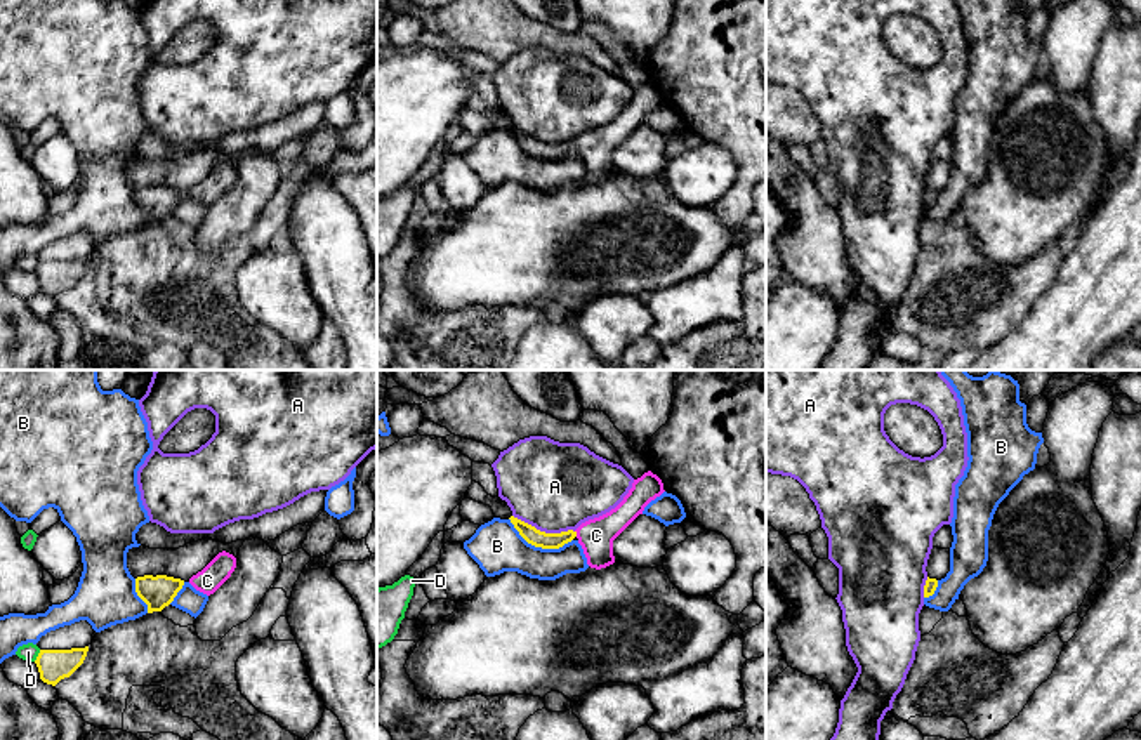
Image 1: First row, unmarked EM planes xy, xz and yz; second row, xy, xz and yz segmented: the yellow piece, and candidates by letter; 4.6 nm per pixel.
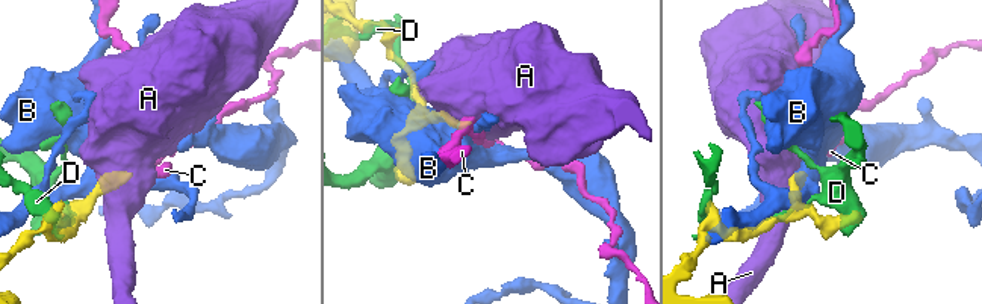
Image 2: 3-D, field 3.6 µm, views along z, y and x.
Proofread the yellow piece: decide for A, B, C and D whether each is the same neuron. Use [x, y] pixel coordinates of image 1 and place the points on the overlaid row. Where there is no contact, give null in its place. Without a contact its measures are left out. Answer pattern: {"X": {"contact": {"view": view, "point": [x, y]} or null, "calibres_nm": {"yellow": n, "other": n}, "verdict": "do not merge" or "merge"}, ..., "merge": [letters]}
{"A": {"contact": {"view": "xz", "point": [544, 532]}, "calibres_nm": {"yellow": 80, "other": 420}, "verdict": "do not merge"}, "B": {"contact": {"view": "xz", "point": [539, 546]}, "calibres_nm": {"yellow": 80, "other": 240}, "verdict": "do not merge"}, "C": {"contact": {"view": "xz", "point": [575, 534]}, "calibres_nm": {"yellow": 80, "other": 160}, "verdict": "merge"}, "D": {"contact": {"view": "xy", "point": [39, 655]}, "calibres_nm": {"yellow": 140, "other": 80}, "verdict": "do not merge"}, "merge": ["C"]}

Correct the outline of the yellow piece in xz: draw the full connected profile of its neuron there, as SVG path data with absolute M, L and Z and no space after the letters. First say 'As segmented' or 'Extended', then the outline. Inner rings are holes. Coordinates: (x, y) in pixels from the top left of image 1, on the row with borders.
Extended. M648 471L634 479L632 488L615 509L582 523L575 532L545 533L514 516L509 519L519 535L535 547L559 549L577 537L587 565L601 570L615 563L613 540L663 492L662 479Z

